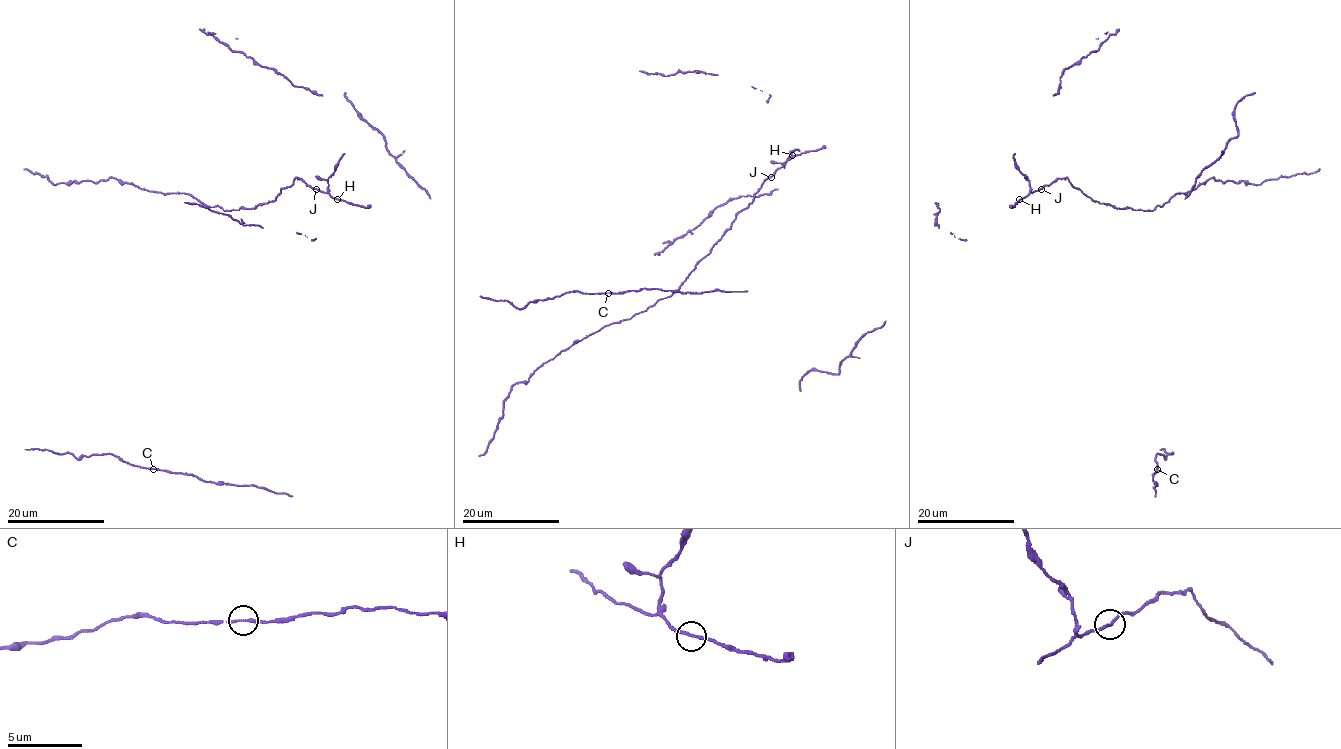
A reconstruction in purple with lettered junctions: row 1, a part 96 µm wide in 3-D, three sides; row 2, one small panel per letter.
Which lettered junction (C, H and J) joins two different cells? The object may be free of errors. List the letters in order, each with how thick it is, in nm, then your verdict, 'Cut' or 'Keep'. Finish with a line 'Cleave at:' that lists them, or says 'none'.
C: Thickness 170 nm. Keep
H: Thickness 190 nm. Keep
J: Thickness 170 nm. Keep
Cleave at: none

